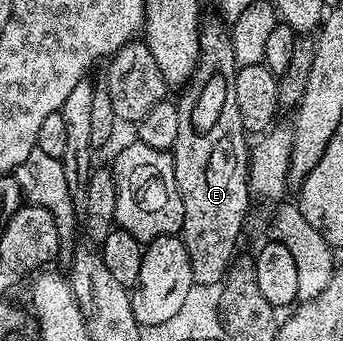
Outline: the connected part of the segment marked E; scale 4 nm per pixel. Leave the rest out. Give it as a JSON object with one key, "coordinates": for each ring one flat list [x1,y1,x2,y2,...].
{"coordinates":[[214,18,201,25,198,29,198,41,200,42,200,50,198,51,198,65,194,67,194,74,190,78,190,83,185,85,181,95,182,100,177,101,178,109,180,110,180,127,176,133,176,142,172,149,174,157,174,173,176,174,176,186,178,193,182,199,182,230,181,238,184,246,190,255,192,262,192,274,194,275,195,285,202,286,202,284,217,285,219,281,225,277,226,272,230,269,232,259,235,257,236,251,234,247,238,244,238,235,242,232,242,223,246,220,246,211,250,208,250,200,252,201,252,193,250,191,250,154,248,151,248,134,244,130,244,126,240,122,240,110,236,110,236,94,234,93,234,73,236,65,234,63,234,55,232,54,232,38,230,37,230,29,221,19]]}

